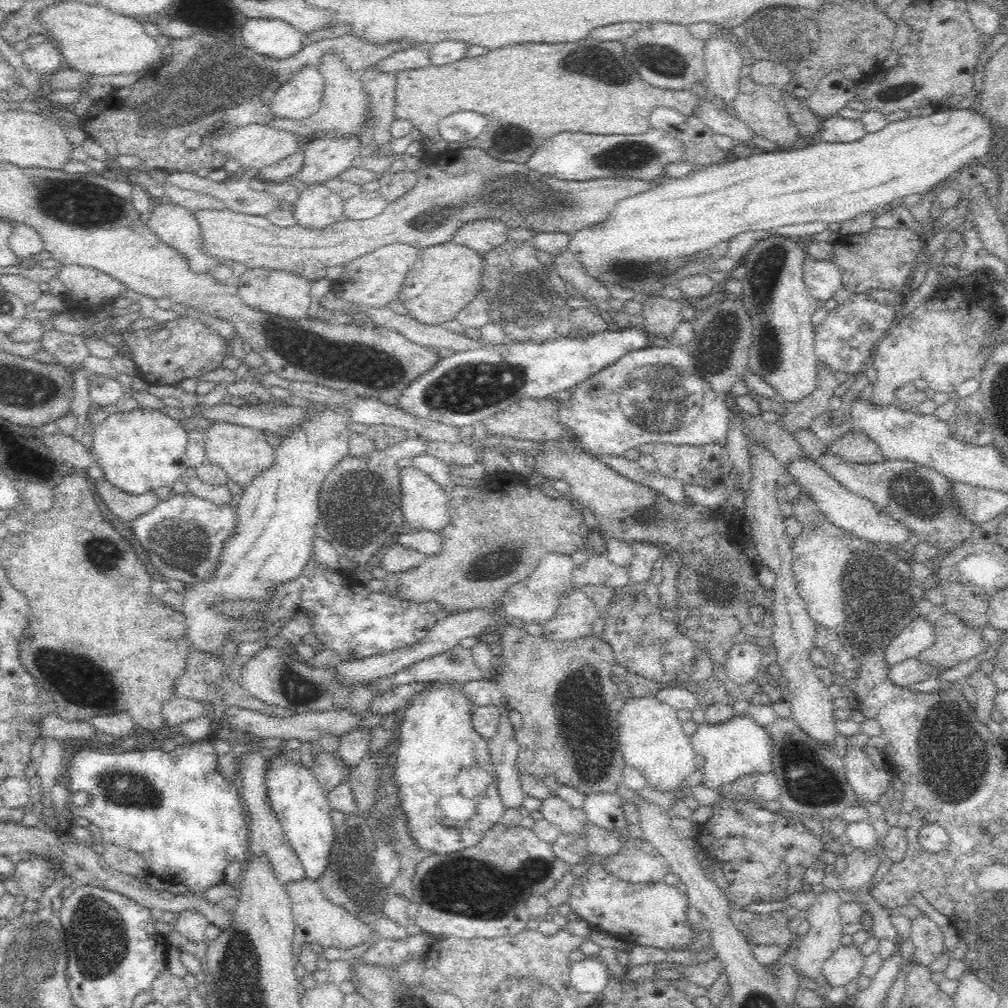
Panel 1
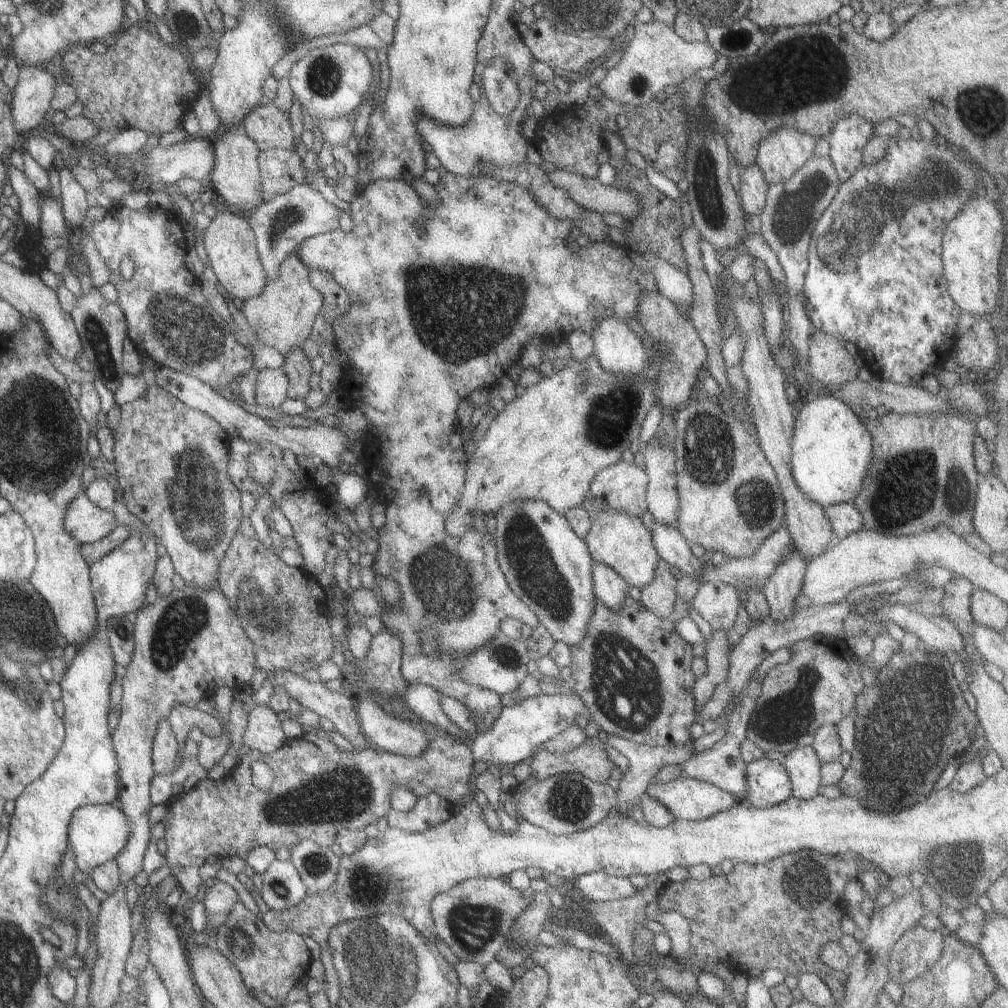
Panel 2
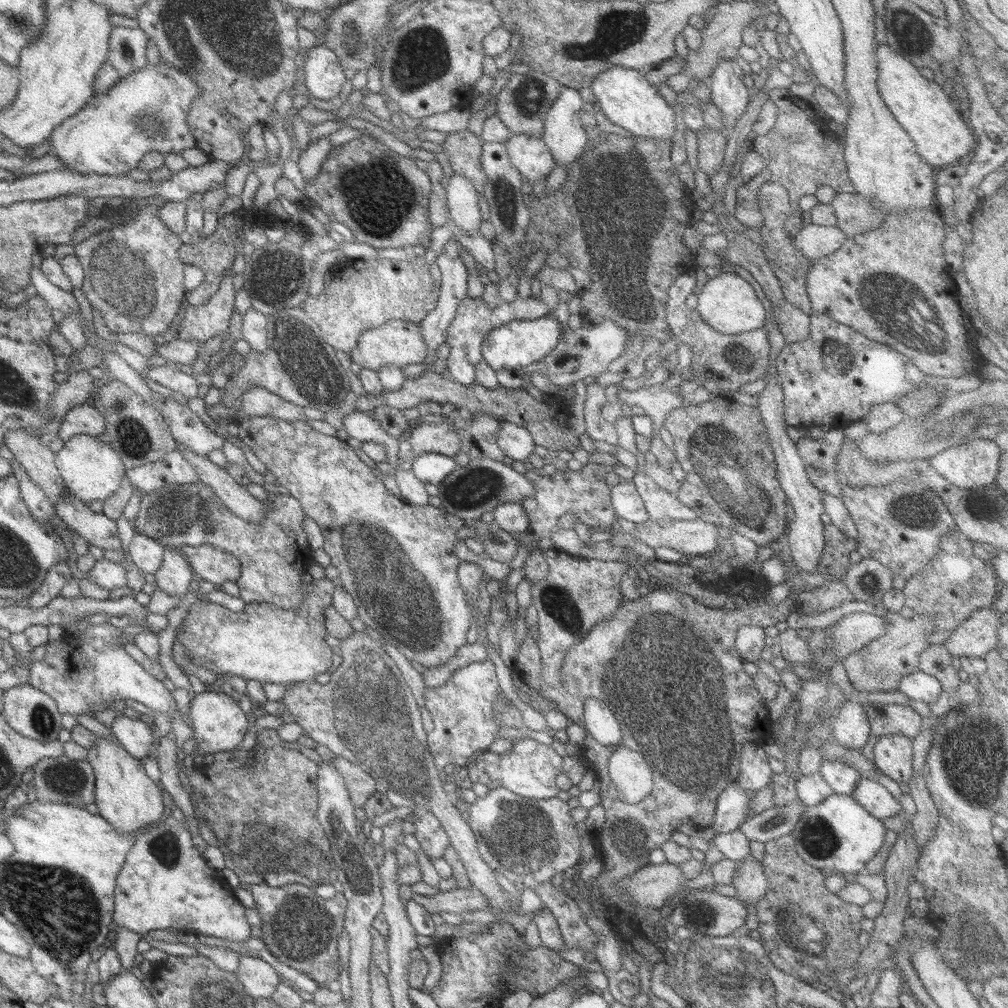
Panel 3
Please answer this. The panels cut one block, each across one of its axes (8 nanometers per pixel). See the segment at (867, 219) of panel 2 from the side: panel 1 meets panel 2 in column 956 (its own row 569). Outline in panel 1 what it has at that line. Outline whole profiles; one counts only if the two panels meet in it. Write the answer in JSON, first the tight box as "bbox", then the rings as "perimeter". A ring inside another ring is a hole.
{"bbox":[132,495,440,660],"perimeter":[[[176,495],[160,501],[149,513],[133,520],[132,528],[138,542],[150,557],[150,564],[165,580],[181,580],[184,584],[200,583],[214,572],[220,550],[234,530],[236,505],[214,505],[212,501],[193,496]],[[312,559],[304,569],[302,576],[296,580],[282,583],[272,595],[271,603],[268,603],[261,610],[269,622],[278,620],[287,623],[294,616],[302,615],[304,612],[313,612],[314,624],[313,633],[319,638],[320,648],[326,648],[337,652],[343,660],[360,660],[376,655],[385,655],[392,651],[411,647],[419,643],[440,621],[440,617],[428,611],[424,604],[412,603],[412,601],[402,601],[398,597],[392,597],[383,590],[382,593],[372,591],[366,585],[357,580],[340,575],[340,569],[324,570],[318,567]]]}

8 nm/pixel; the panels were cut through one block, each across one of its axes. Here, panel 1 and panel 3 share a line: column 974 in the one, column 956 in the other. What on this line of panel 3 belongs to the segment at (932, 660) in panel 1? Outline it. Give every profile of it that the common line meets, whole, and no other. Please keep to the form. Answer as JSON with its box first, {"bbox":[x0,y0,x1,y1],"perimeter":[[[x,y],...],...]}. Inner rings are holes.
{"bbox":[943,608,1003,658],"perimeter":[[[993,608],[977,609],[952,630],[943,646],[951,657],[982,658],[997,646],[997,629],[1003,622]]]}

